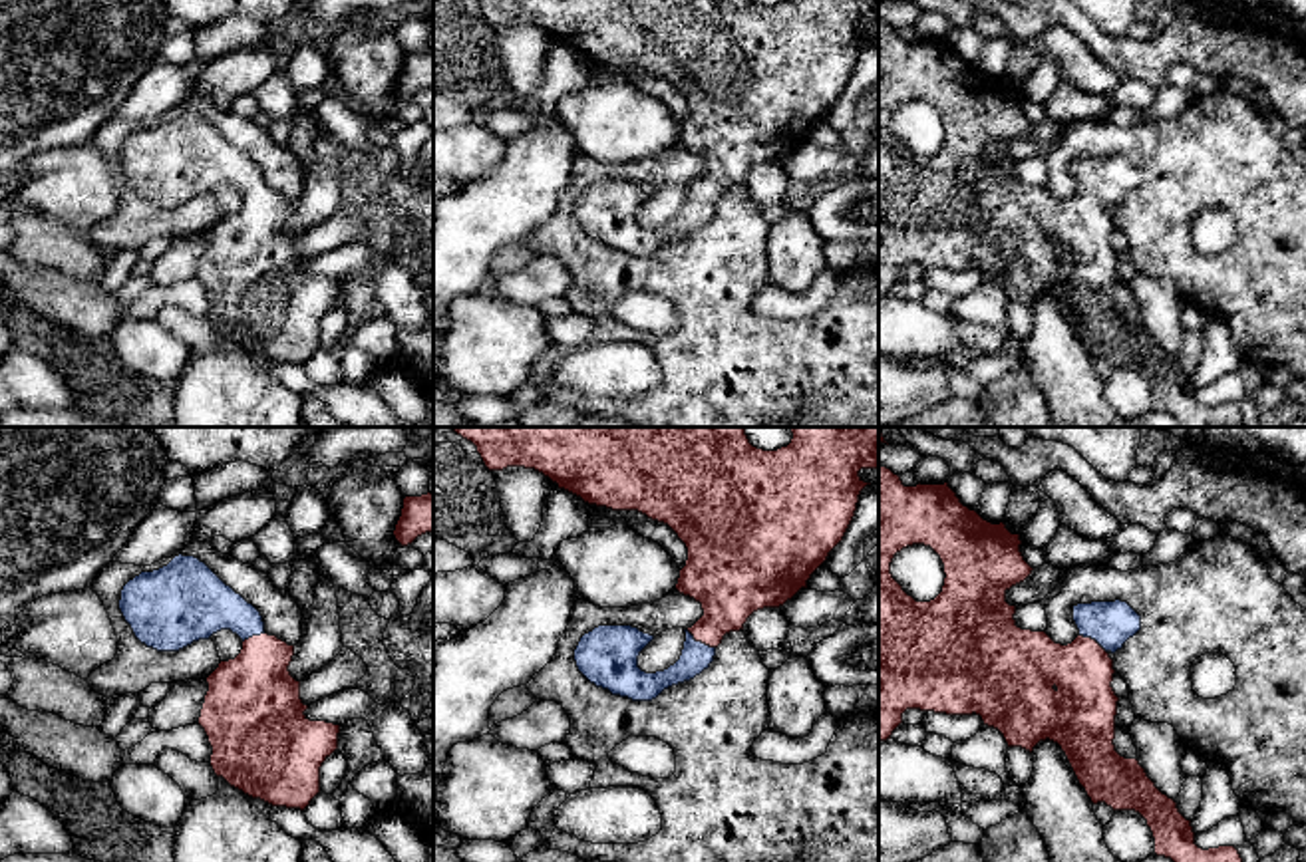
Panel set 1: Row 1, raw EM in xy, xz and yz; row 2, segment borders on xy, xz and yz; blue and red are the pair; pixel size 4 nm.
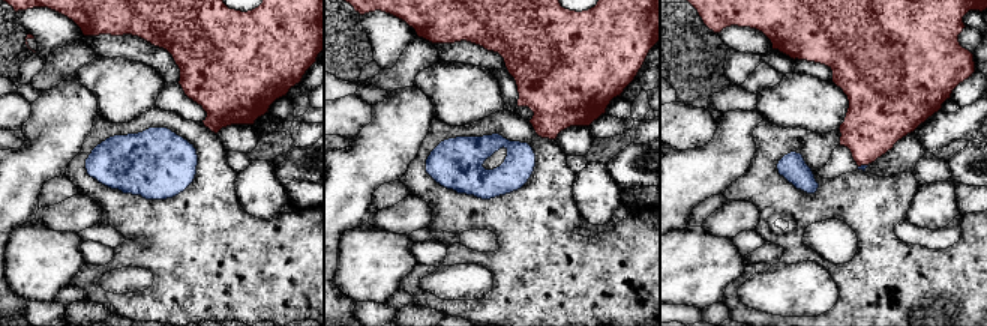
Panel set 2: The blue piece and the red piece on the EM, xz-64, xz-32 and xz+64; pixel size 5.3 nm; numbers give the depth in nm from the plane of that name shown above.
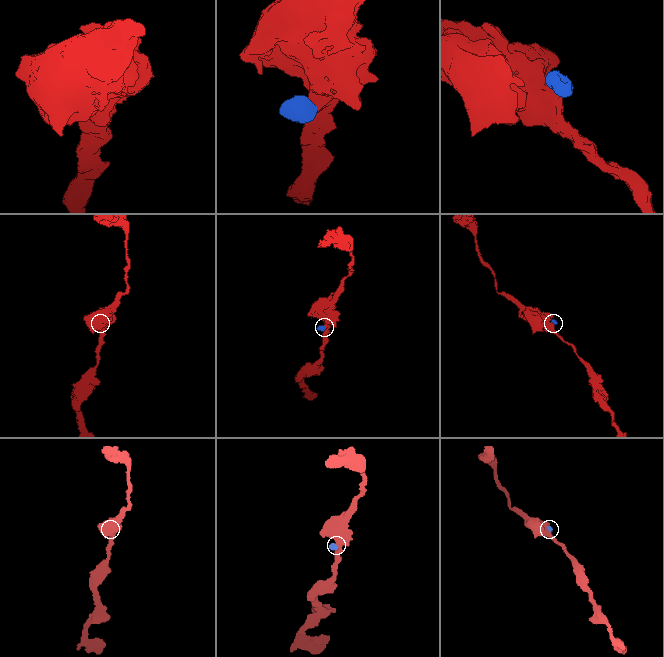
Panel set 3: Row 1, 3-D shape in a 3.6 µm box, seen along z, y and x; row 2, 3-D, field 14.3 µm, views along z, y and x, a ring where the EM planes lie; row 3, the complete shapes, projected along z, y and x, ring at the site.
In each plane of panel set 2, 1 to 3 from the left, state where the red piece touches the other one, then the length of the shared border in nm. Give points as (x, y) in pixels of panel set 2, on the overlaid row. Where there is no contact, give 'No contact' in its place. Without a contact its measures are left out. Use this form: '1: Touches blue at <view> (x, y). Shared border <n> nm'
1: No contact
2: No contact
3: Touches blue at xz+64 (863, 166). Shared border 60 nm

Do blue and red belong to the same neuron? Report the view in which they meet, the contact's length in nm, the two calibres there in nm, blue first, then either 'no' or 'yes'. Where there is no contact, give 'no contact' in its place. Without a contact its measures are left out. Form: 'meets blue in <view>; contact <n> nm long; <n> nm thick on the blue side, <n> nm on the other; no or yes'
meets blue in xz; contact 140 nm long; 120 nm thick on the blue side, 280 nm on the other; yes

